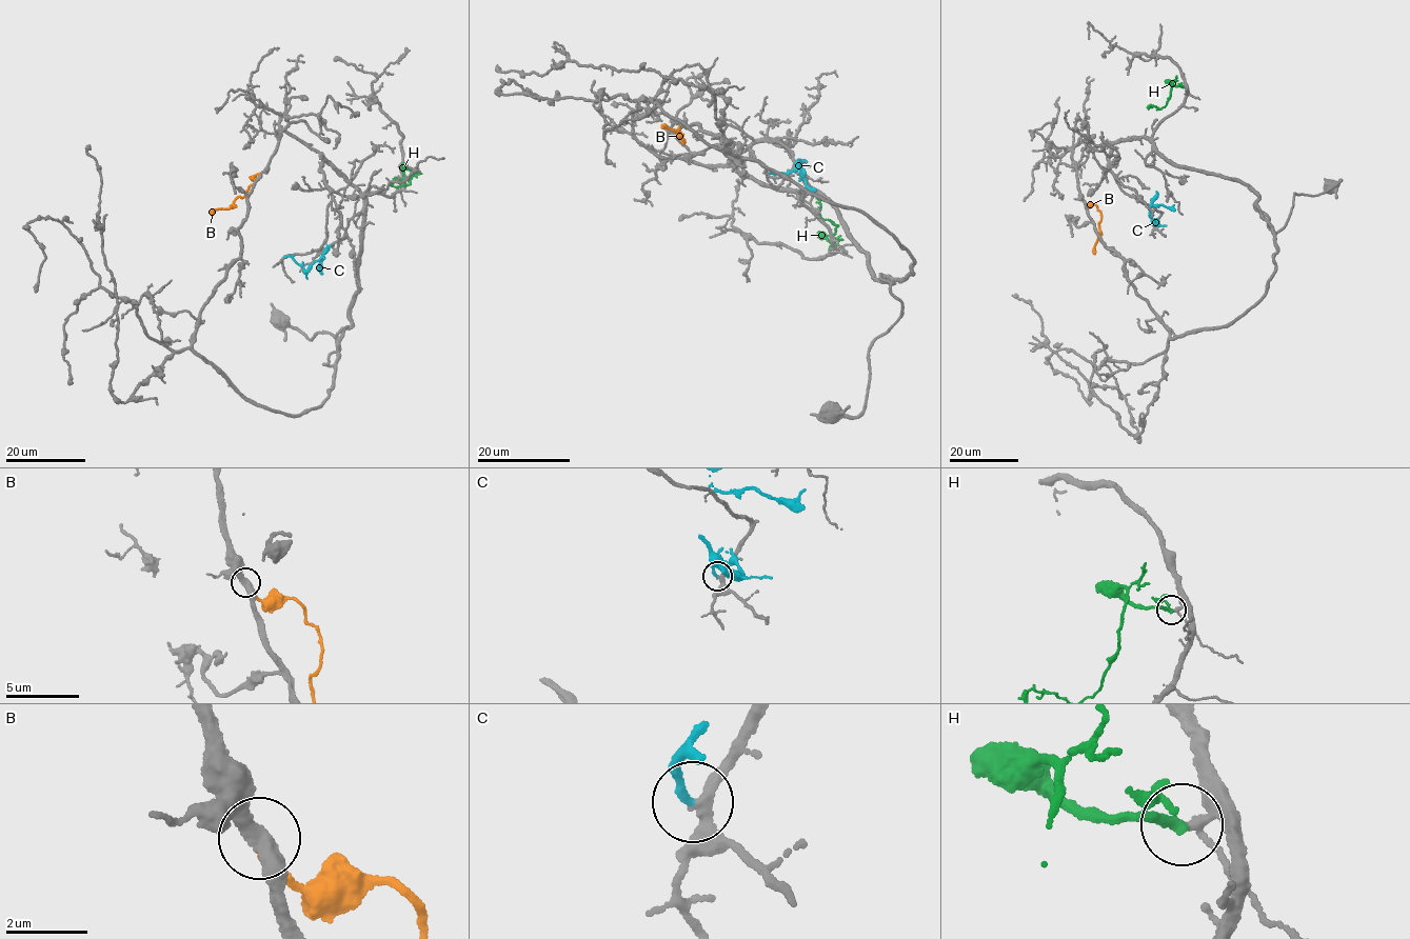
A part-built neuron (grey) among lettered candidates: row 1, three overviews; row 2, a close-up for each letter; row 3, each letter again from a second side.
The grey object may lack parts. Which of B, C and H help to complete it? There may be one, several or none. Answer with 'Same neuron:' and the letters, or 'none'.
Same neuron: H

